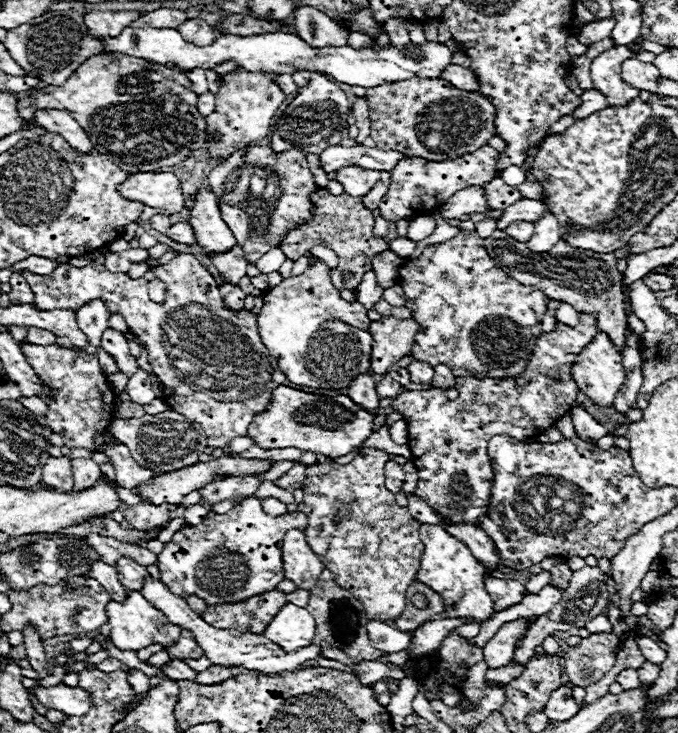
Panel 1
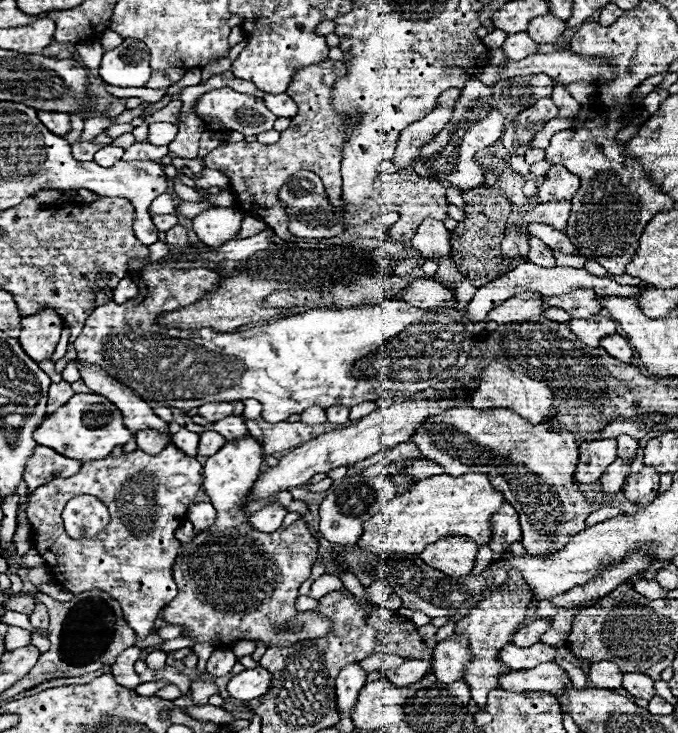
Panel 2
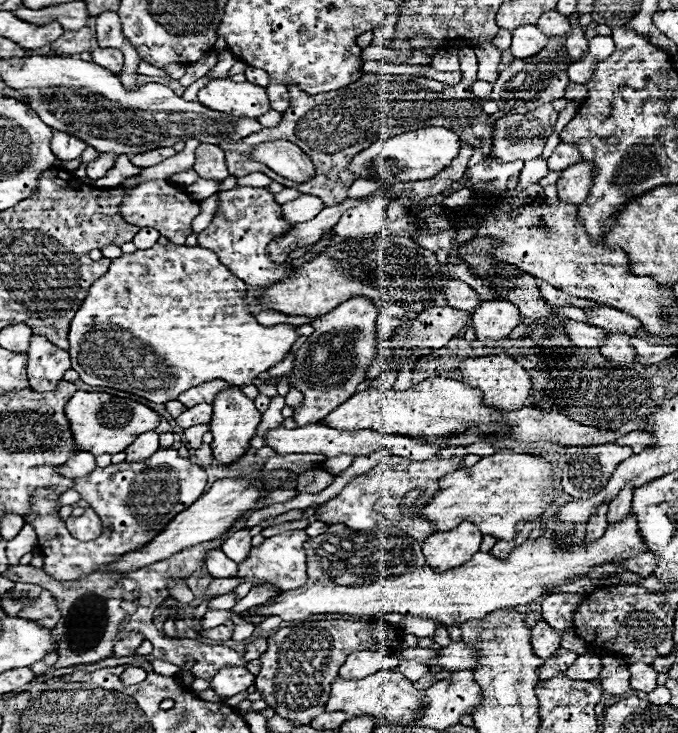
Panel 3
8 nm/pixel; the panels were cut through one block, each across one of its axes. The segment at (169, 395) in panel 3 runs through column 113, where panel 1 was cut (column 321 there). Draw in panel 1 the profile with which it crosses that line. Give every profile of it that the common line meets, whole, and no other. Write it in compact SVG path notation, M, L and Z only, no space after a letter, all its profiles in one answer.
M322 260L304 274L266 290L264 306L258 312L258 332L270 356L278 360L280 370L290 382L310 388L348 388L360 372L370 372L372 336L368 330L368 310L362 304L340 298Z

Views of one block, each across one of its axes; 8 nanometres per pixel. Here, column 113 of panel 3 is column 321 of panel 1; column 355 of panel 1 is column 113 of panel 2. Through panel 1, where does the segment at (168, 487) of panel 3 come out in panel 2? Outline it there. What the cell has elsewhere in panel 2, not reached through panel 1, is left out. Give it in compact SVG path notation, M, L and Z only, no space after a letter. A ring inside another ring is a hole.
M168 442L160 454L136 456L134 462L124 462L124 454L120 458L106 456L102 460L86 462L78 474L70 478L56 478L30 494L26 516L32 526L32 538L36 544L34 548L44 558L56 582L72 594L80 594L90 588L102 588L110 592L122 604L124 618L134 628L136 640L144 640L152 634L154 620L158 618L160 610L178 594L178 586L172 578L172 566L182 544L176 540L174 532L182 526L188 506L196 502L194 498L202 488L202 480L202 464L194 456L182 454L172 442ZM82 494L96 496L106 504L110 512L110 524L96 538L72 540L66 536L66 532L62 532L62 510L72 498Z

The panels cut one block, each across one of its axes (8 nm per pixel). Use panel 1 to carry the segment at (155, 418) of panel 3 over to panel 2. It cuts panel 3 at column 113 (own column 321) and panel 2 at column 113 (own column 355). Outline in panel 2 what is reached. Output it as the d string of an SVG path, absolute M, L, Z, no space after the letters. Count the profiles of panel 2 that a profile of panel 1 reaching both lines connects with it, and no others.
M92 392L74 394L64 406L60 406L54 414L44 418L44 422L34 432L34 440L40 446L48 446L58 454L64 454L66 458L76 458L80 462L100 460L108 456L116 446L124 446L132 438L134 434L124 426L120 410L112 402L108 402L108 398Z

